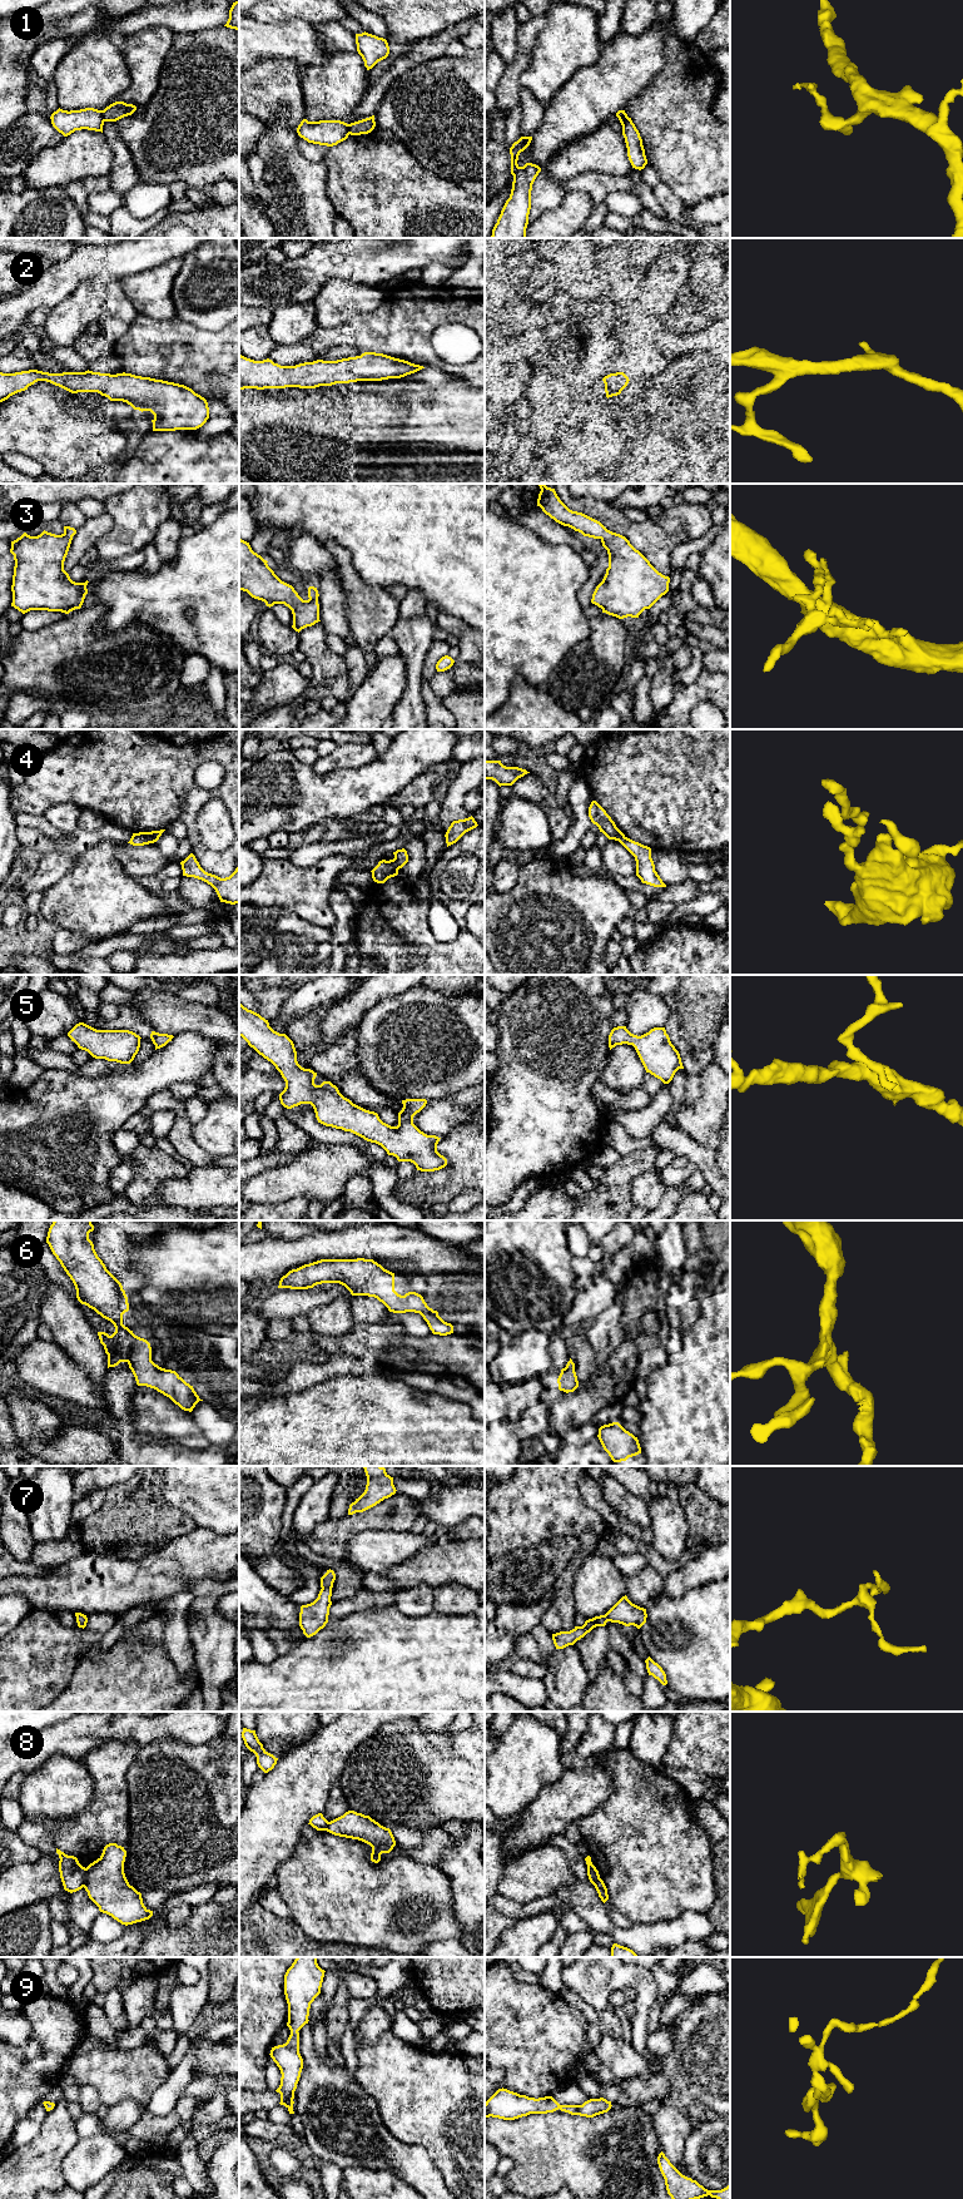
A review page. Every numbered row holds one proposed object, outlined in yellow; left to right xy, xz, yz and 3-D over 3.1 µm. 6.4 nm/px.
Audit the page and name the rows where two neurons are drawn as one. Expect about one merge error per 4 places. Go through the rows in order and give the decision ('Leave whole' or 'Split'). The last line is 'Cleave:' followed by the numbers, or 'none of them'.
1: Split
2: Leave whole
3: Leave whole
4: Leave whole
5: Leave whole
6: Leave whole
7: Leave whole
8: Leave whole
9: Leave whole
Cleave: 1

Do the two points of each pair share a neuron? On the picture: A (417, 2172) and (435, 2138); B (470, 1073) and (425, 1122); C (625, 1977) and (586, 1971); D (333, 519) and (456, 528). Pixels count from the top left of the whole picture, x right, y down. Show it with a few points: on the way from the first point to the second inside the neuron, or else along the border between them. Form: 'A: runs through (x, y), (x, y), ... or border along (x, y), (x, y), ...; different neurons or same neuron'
A: border along (401, 2140), (407, 2144), (421, 2145), (442, 2178); different neurons
B: border along (471, 1085), (427, 1102); different neurons
C: runs through (615, 1975), (596, 1974); same neuron
D: runs through (363, 519), (426, 519); same neuron

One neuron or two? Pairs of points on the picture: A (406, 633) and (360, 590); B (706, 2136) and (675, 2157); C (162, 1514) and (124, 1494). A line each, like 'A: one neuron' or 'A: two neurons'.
A: two neurons
B: two neurons
C: one neuron

